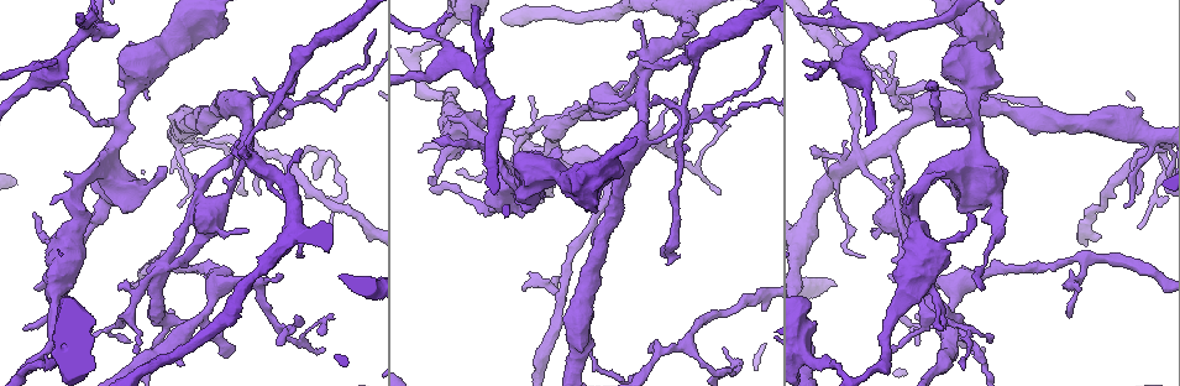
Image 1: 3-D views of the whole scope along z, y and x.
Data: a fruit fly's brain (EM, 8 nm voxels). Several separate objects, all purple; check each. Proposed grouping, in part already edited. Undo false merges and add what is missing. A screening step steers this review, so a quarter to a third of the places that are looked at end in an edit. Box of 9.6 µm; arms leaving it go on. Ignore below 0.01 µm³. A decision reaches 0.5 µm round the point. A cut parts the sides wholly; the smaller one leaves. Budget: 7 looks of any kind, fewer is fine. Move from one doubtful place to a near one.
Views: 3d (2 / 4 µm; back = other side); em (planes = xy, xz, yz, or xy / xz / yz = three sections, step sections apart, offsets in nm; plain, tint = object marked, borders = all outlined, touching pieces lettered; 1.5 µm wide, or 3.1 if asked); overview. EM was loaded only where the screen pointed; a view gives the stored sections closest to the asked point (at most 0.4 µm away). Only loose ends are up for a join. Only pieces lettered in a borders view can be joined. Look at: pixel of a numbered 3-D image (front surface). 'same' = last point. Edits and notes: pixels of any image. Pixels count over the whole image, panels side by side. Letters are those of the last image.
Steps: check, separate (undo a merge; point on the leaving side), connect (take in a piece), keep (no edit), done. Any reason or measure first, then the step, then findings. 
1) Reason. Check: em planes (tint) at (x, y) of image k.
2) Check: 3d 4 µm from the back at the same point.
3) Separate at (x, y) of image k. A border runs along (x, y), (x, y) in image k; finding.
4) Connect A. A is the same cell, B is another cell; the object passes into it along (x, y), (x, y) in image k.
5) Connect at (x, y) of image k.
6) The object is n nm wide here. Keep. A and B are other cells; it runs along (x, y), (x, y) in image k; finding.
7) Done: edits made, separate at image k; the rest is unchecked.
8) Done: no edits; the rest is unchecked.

Free end. Check: em planes (plain) at (119, 30) of image 1.

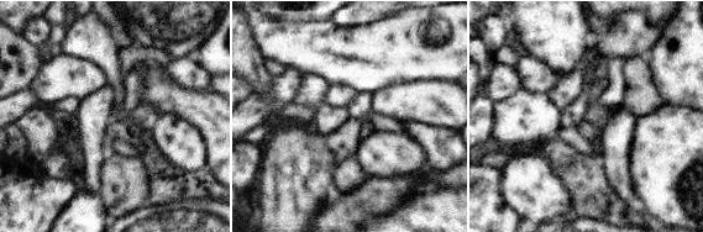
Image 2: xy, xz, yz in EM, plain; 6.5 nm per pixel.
See the neighbours. Check: em planes (borders) at the same point.

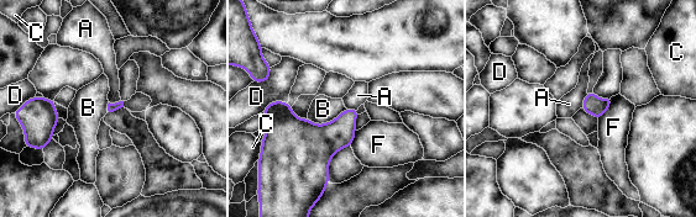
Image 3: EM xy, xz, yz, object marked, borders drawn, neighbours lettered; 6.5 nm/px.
The longest contact is with B, 260 nm. Keep. A, B, C, D and F are other cells; none of them fits.

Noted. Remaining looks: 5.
Free end. Check: 3d 2 µm at (945, 328) of image 1.

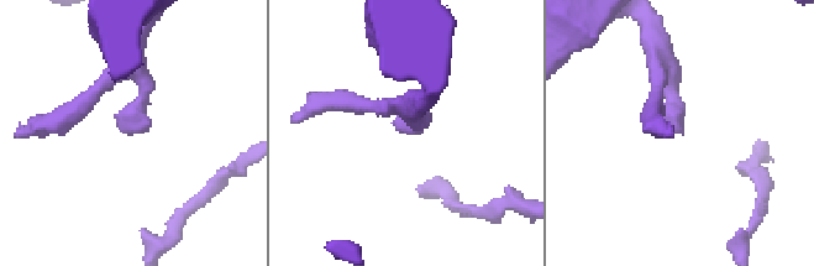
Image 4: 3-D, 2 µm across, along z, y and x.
Check: em planes (borders) at (402, 131) of image 4.

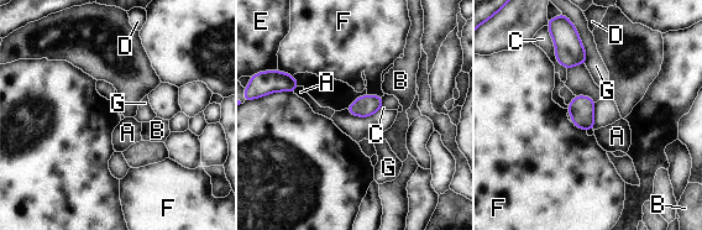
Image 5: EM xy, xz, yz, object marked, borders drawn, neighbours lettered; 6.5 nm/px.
The object is 140 nm wide here. Keep. A, B, C, D, E, F and G are other cells; a border runs along (299, 87), (293, 92) in image 5; none of them fits.

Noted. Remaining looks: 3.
Check: em xy step 8 (tint) at (368, 236) of image 1.

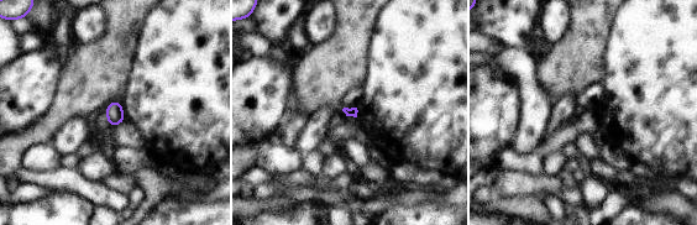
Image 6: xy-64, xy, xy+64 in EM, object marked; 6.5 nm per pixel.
Cut it another way. Check: em planes (borders) at the same point.

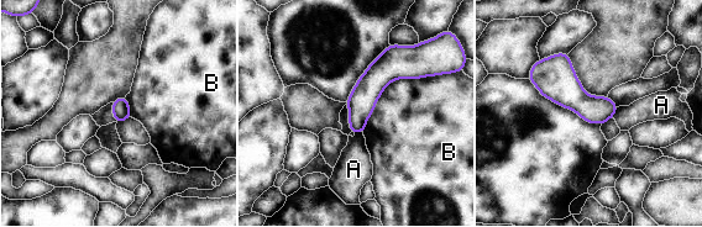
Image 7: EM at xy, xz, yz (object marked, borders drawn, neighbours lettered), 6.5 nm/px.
Keep. A and B are other cells; it runs along (419, 70), (389, 70), (352, 130) in image 7; none of them fits.

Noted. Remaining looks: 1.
Done: no edits; the rest is unchecked.

